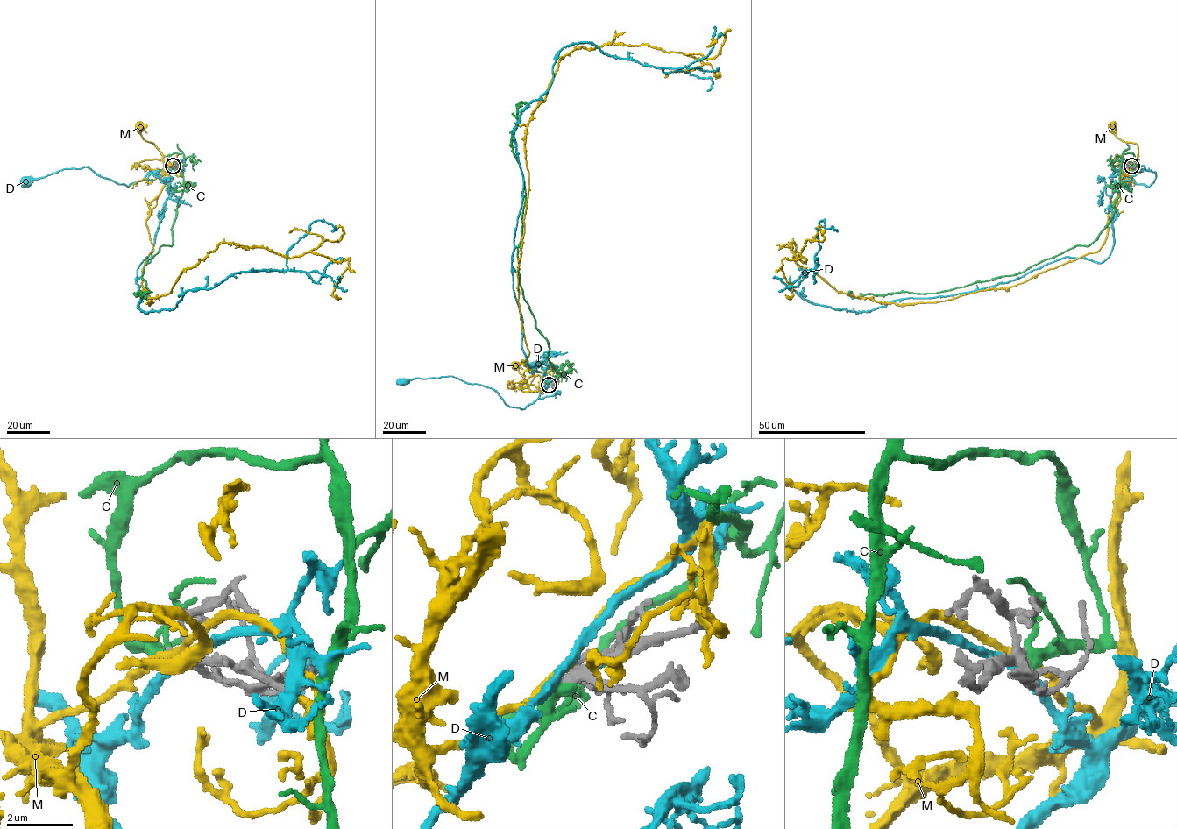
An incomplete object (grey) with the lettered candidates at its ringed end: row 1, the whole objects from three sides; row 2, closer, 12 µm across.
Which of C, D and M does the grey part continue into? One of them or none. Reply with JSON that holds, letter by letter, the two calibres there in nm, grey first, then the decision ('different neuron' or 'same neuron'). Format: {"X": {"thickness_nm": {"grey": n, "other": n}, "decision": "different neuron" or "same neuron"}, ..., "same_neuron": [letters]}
{"C": {"thickness_nm": {"grey": 260, "other": 300}, "decision": "same neuron"}, "D": {"thickness_nm": {"grey": 260, "other": 280}, "decision": "different neuron"}, "M": {"thickness_nm": {"grey": 260, "other": 220}, "decision": "different neuron"}, "same_neuron": ["C"]}

